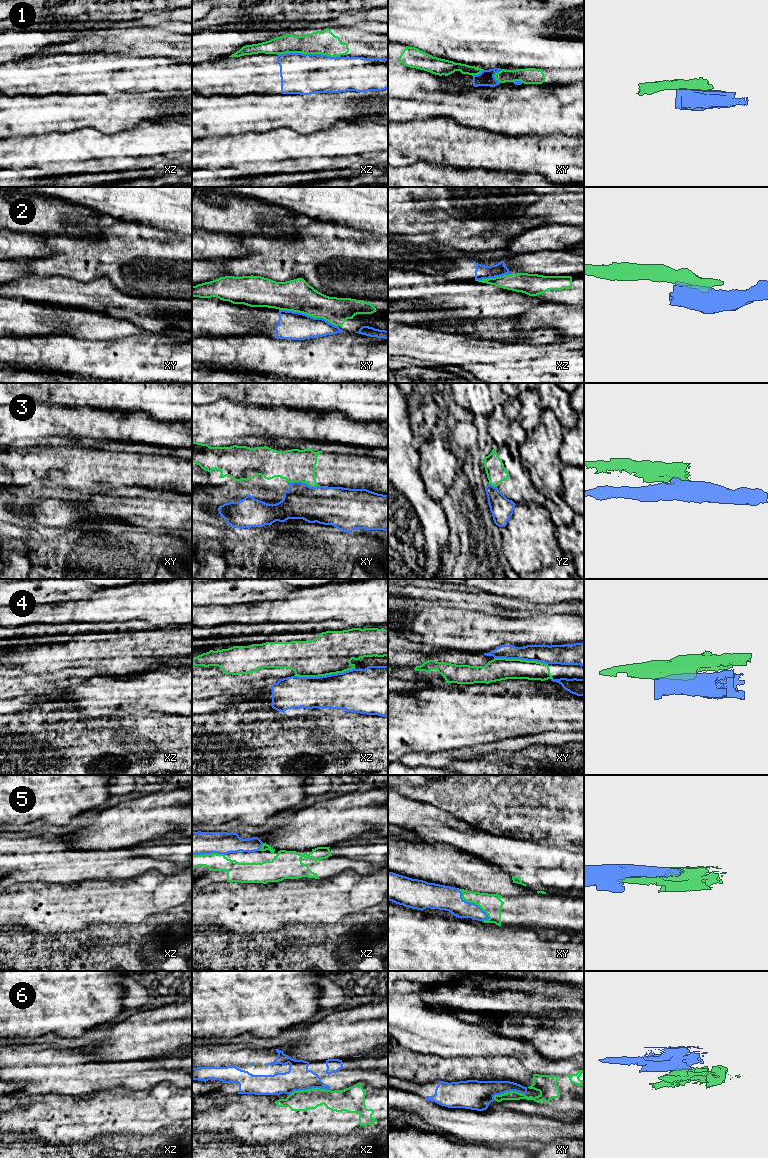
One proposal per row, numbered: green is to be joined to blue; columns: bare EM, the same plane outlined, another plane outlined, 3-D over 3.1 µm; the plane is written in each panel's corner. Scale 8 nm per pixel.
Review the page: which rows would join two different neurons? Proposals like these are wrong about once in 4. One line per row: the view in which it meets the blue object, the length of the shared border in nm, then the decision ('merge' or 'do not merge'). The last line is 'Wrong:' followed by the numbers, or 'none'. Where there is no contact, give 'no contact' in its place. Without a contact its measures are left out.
1: xz | 500 nm | do not merge
2: xy | 500 nm | do not merge
3: xy | 260 nm | do not merge
4: xz | 500 nm | do not merge
5: xy | 360 nm | merge
6: xz | 340 nm | do not merge
Wrong: 1, 2, 3, 4, 6

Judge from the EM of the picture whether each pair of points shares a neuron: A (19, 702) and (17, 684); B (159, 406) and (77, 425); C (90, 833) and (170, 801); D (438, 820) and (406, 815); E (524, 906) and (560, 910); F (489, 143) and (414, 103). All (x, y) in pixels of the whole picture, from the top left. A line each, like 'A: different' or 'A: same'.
A: different
B: different
C: same
D: same
E: same
F: different

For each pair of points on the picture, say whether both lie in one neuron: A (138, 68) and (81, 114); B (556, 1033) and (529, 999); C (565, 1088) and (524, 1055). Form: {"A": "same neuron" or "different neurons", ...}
{"A": "different neurons", "B": "different neurons", "C": "different neurons"}

